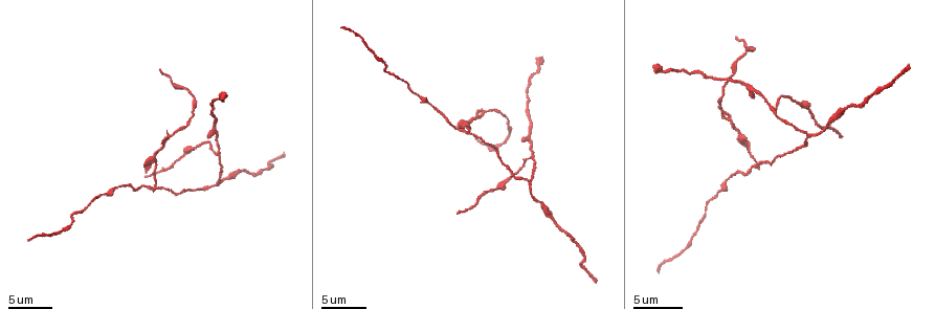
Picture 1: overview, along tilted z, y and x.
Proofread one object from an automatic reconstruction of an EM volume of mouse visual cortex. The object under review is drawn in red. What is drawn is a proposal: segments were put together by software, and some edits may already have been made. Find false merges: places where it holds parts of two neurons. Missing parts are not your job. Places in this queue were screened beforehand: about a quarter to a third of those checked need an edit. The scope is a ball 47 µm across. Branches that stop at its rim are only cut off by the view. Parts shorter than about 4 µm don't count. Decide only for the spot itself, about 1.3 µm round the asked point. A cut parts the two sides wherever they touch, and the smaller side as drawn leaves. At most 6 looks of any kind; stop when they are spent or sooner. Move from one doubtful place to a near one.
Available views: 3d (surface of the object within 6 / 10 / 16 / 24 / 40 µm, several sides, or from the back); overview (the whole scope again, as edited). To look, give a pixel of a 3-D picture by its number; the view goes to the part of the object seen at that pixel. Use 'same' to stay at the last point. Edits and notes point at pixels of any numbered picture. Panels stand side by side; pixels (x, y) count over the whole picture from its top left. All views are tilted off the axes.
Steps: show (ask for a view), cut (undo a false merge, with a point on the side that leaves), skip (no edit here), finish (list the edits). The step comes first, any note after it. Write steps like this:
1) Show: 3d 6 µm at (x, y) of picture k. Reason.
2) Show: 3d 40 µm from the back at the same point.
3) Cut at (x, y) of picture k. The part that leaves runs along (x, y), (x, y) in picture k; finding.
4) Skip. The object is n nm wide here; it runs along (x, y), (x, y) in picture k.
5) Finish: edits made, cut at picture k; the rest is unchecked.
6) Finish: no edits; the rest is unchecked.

Show: 3d 6 µm at (219, 152) of picture 1. Side arm on a straight run.

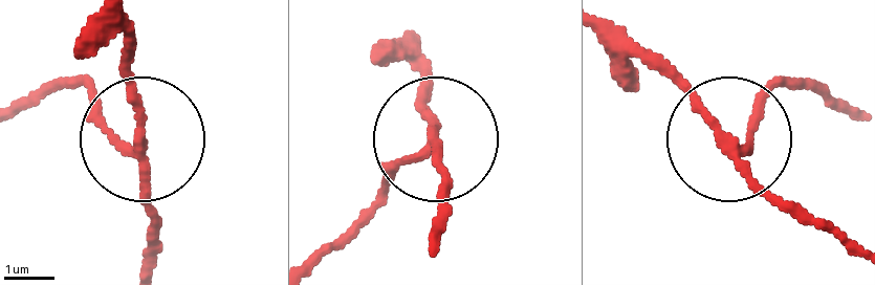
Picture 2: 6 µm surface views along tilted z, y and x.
Show: 3d 6 µm from the back at (128, 144) of picture 2.

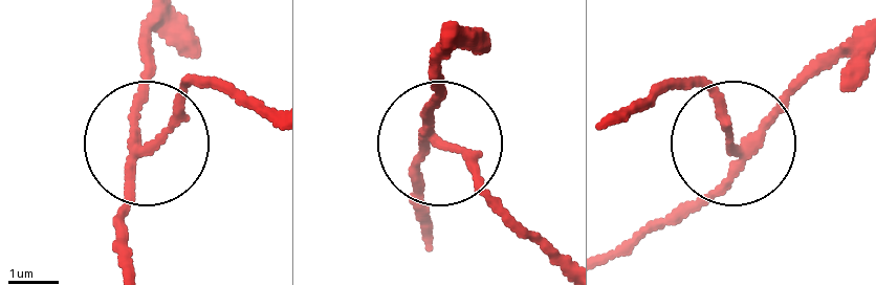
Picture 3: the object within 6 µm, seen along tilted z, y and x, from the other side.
Cut at (182, 88) of picture 3. The part that leaves runs along (149, 147), (198, 89), (271, 107) in picture 3; a second neuron is stuck on.

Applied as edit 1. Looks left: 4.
Show: 3d 10 µm at (756, 162) of picture 1. Two arms in line, one across.

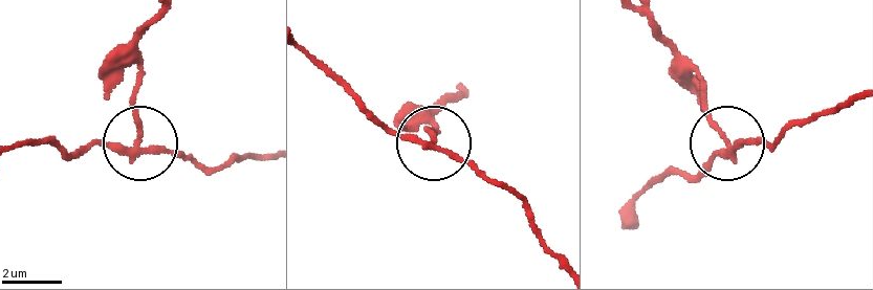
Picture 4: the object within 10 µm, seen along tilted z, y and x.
Cut at (130, 106) of picture 4. The object is 180 nm wide here; the part that leaves runs along (132, 148), (139, 126), (132, 101), (139, 45), (153, 18) in picture 4; two neurons meet here.

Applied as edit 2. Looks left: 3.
Show: 3d 6 µm at (810, 134) of picture 1. Three-way junction.

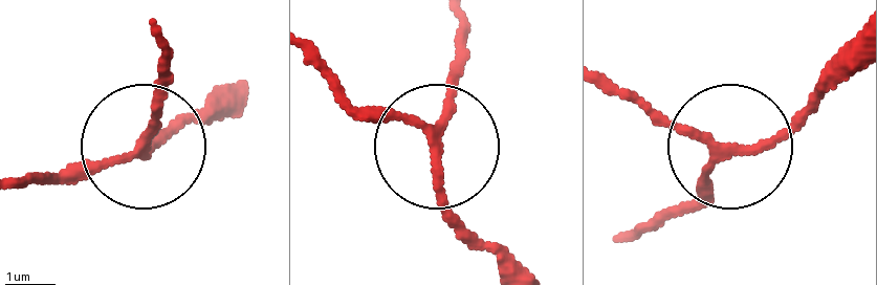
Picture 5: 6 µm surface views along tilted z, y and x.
Skip. The side arm is 15 µm long; it runs along (307, 57), (358, 109), (421, 128), (442, 206), (467, 244) in picture 5; all the same neuron.

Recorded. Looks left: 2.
Finish: edits made, cut at picture 3, cut at picture 4; the rest is unchecked.

